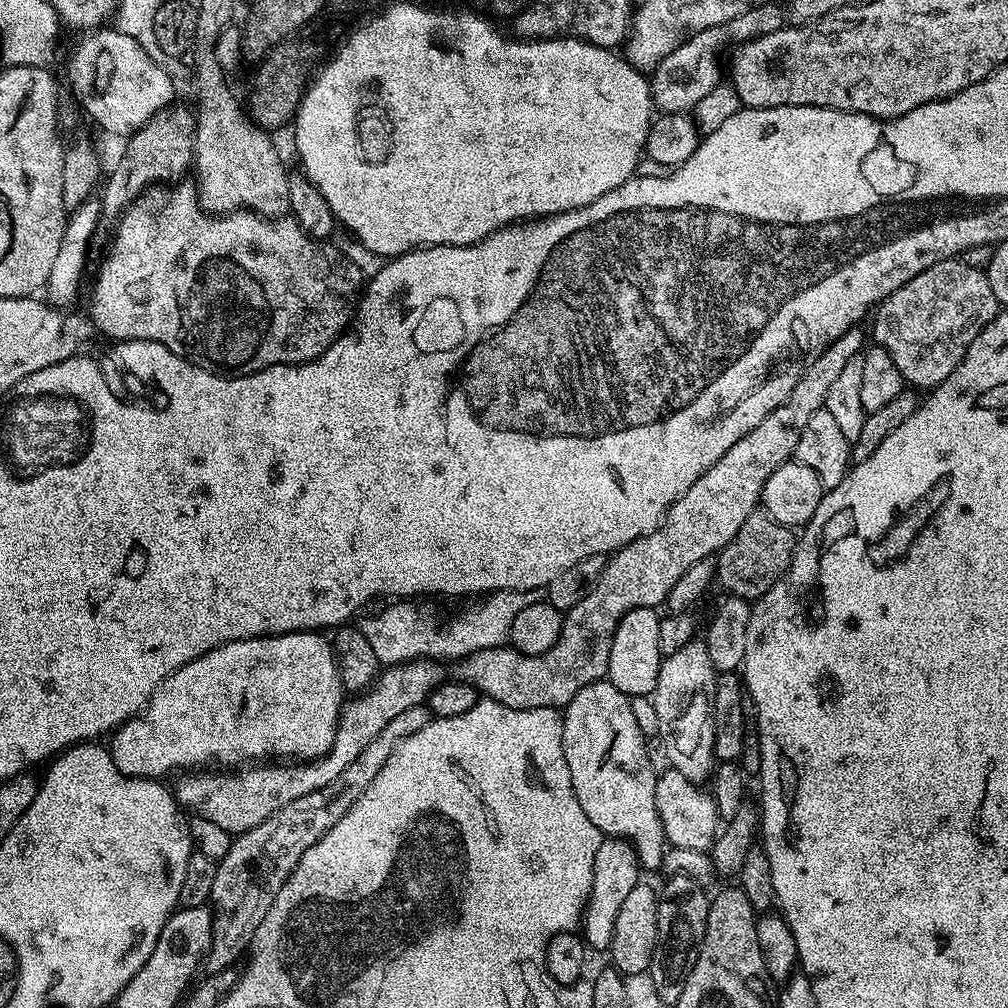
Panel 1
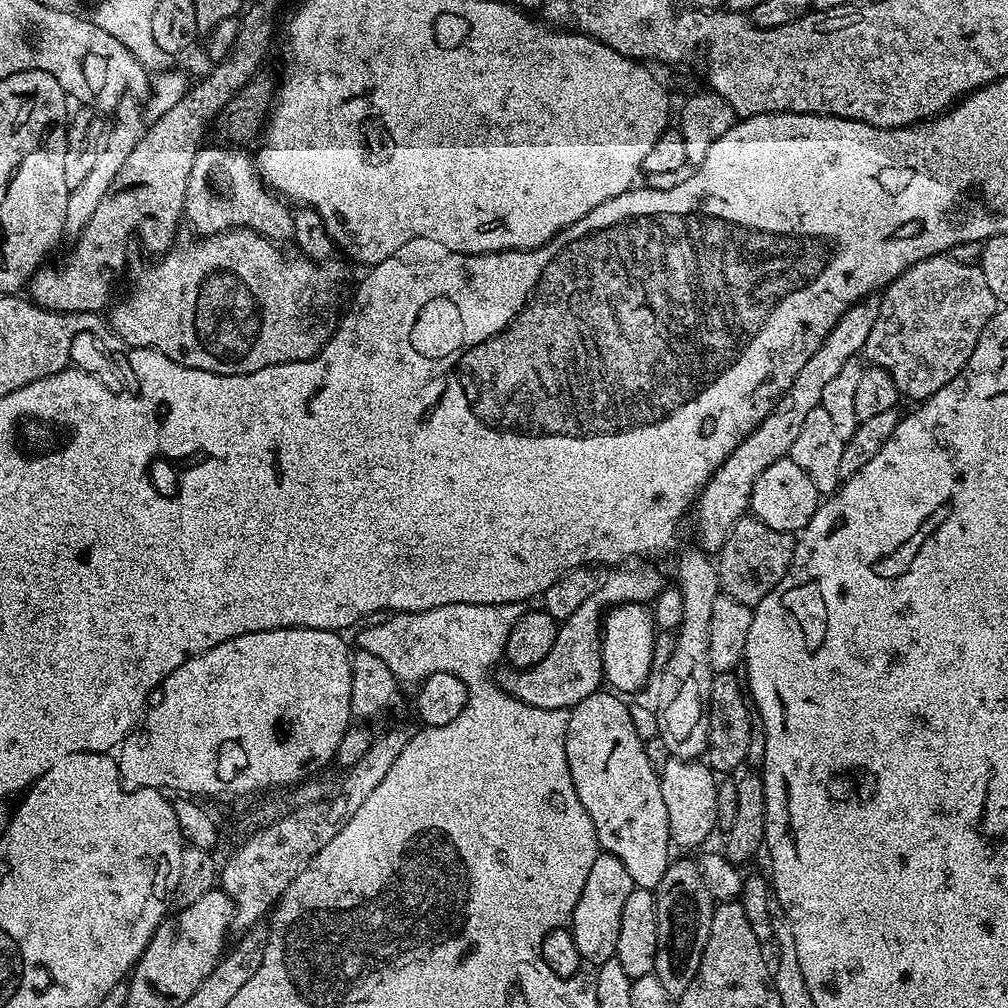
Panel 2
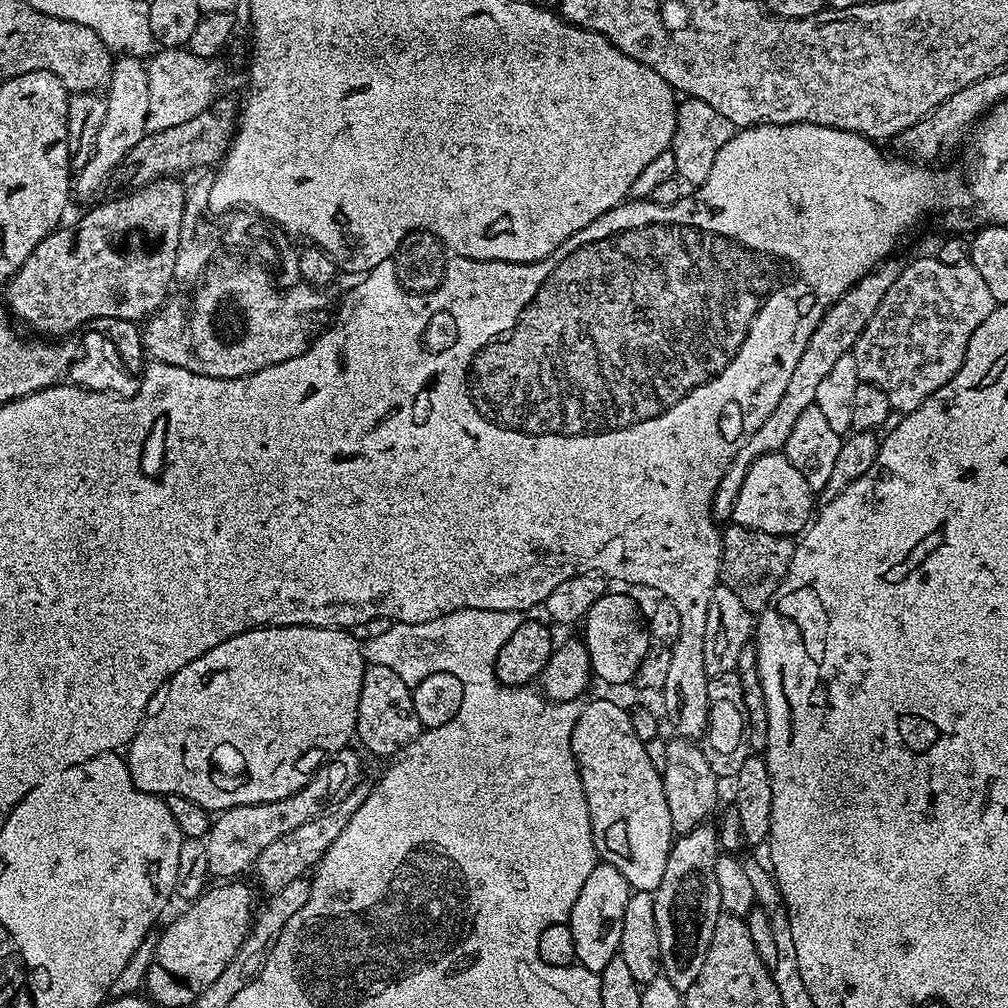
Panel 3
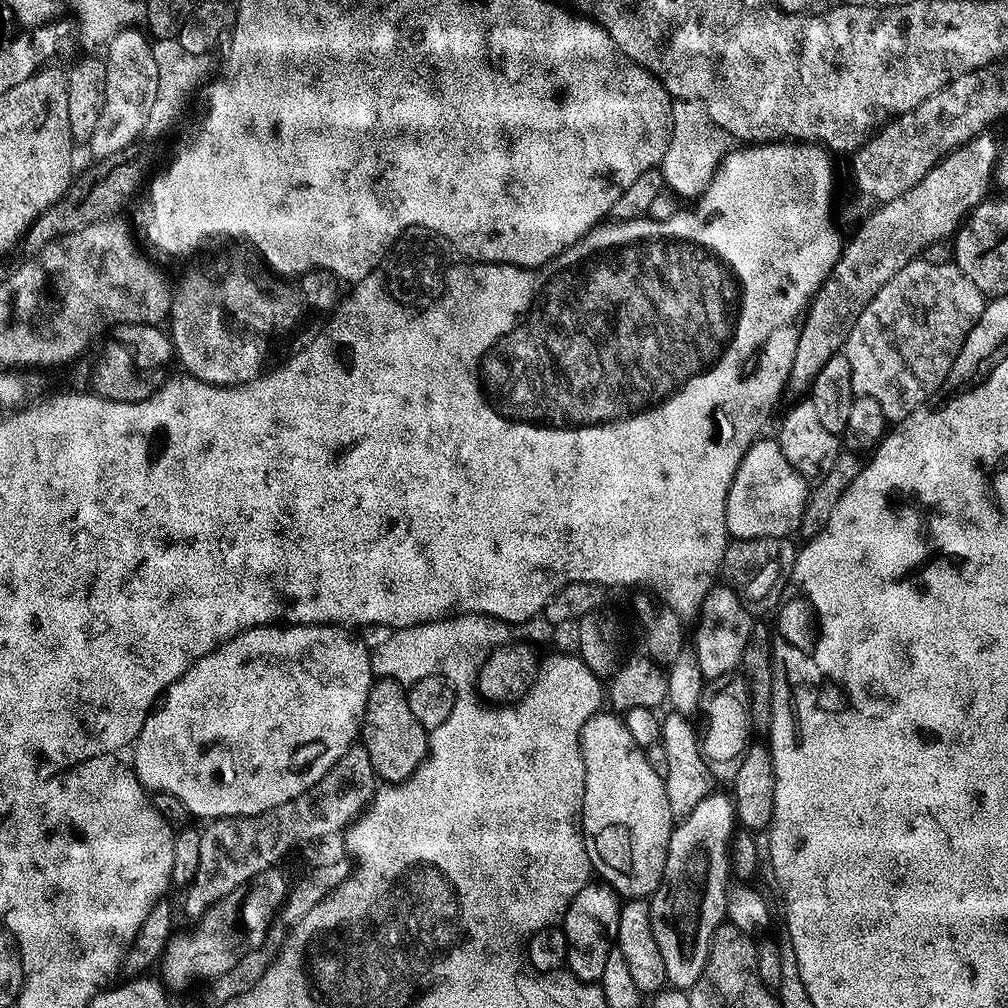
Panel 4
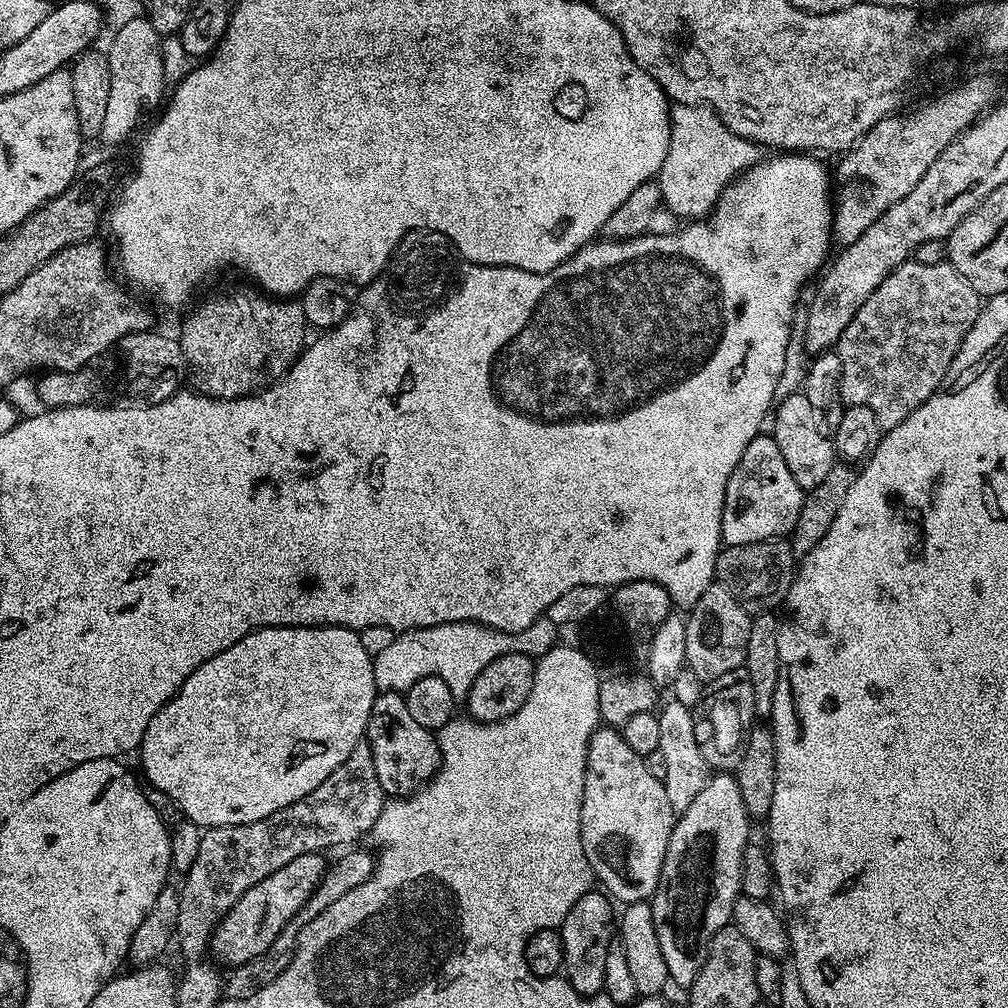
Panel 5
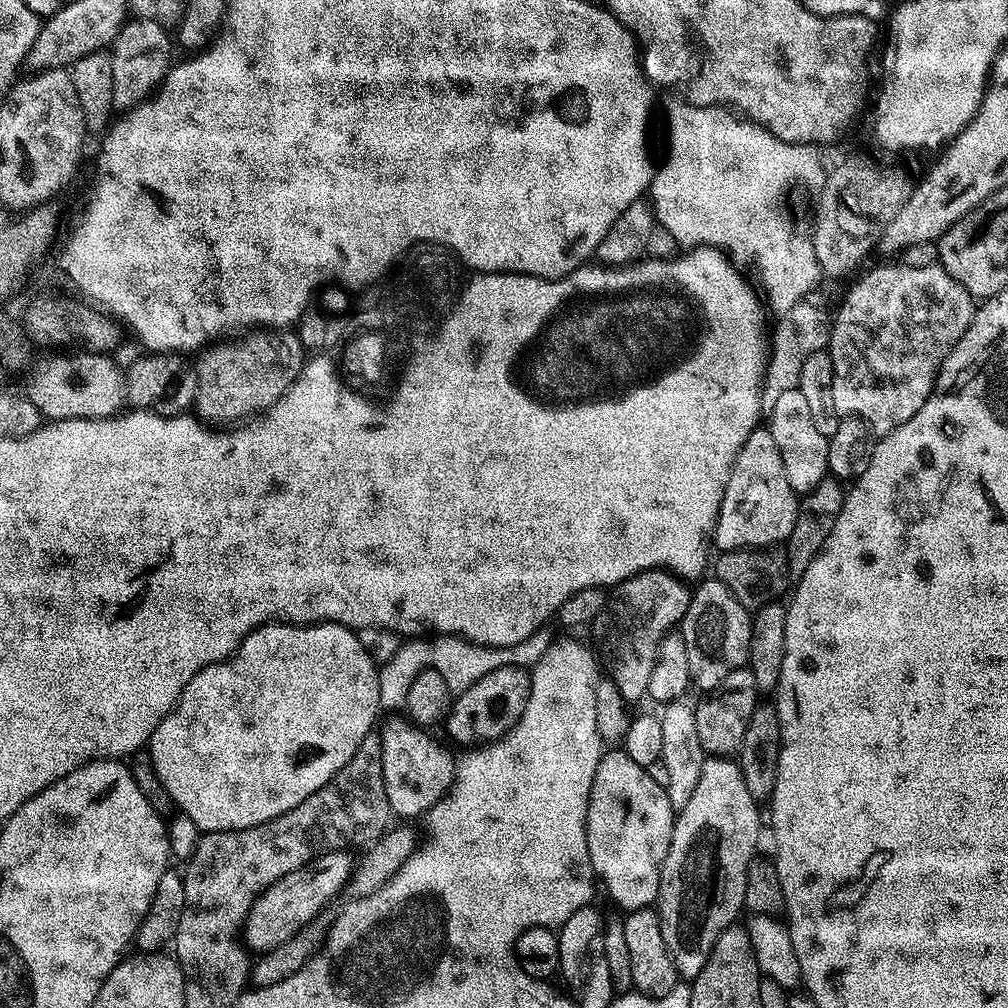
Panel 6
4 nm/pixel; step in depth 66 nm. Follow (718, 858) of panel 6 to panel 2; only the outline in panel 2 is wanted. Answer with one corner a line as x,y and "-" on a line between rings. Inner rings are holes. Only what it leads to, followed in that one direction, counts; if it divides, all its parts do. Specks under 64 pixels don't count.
673,859
654,891
658,918
658,954
654,974
662,986
666,986
666,994
679,998
690,986
702,962
702,950
706,950
706,938
710,934
714,901
695,859

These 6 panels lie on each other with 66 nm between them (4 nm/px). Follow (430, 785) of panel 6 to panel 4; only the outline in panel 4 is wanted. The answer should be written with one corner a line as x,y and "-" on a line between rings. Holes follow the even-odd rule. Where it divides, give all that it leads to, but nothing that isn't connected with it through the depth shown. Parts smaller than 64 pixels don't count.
377,679
366,698
362,720
358,736
366,754
370,754
377,777
384,782
399,782
415,774
416,767
428,757
429,729
414,718
405,685
396,680

